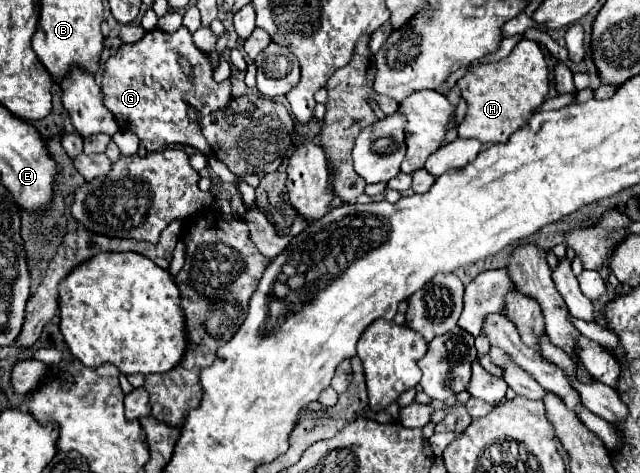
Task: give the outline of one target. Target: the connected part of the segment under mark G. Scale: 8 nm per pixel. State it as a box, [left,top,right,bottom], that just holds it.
[101,26,231,156]

